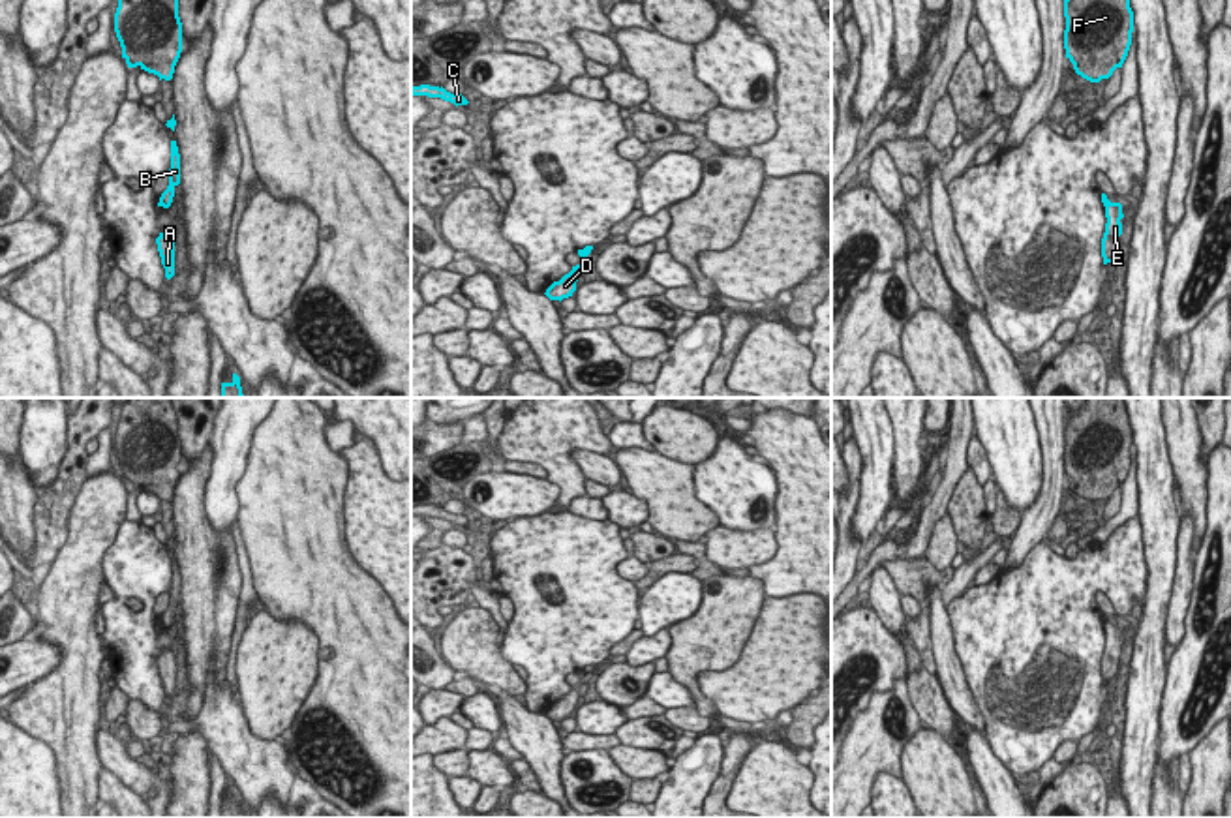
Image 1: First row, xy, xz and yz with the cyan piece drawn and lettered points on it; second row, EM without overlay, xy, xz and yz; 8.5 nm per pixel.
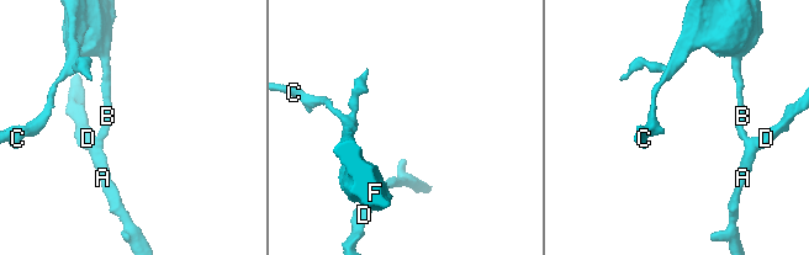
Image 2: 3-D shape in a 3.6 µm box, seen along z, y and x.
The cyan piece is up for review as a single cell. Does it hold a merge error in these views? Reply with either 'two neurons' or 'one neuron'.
two neurons

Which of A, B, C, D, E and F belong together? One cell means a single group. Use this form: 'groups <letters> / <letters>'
groups A D E / B C F

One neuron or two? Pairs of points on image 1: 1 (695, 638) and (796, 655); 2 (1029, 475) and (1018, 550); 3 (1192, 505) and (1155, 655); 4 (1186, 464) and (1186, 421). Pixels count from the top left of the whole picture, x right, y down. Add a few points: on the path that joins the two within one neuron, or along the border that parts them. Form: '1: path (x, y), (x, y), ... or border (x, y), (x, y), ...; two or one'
1: border (762, 606), (740, 655), (727, 668), (706, 672); two
2: border (1044, 471), (1040, 494), (1021, 516); two
3: border (1177, 507), (1192, 522), (1190, 556), (1194, 560); two
4: path (1186, 453), (1186, 432); one

